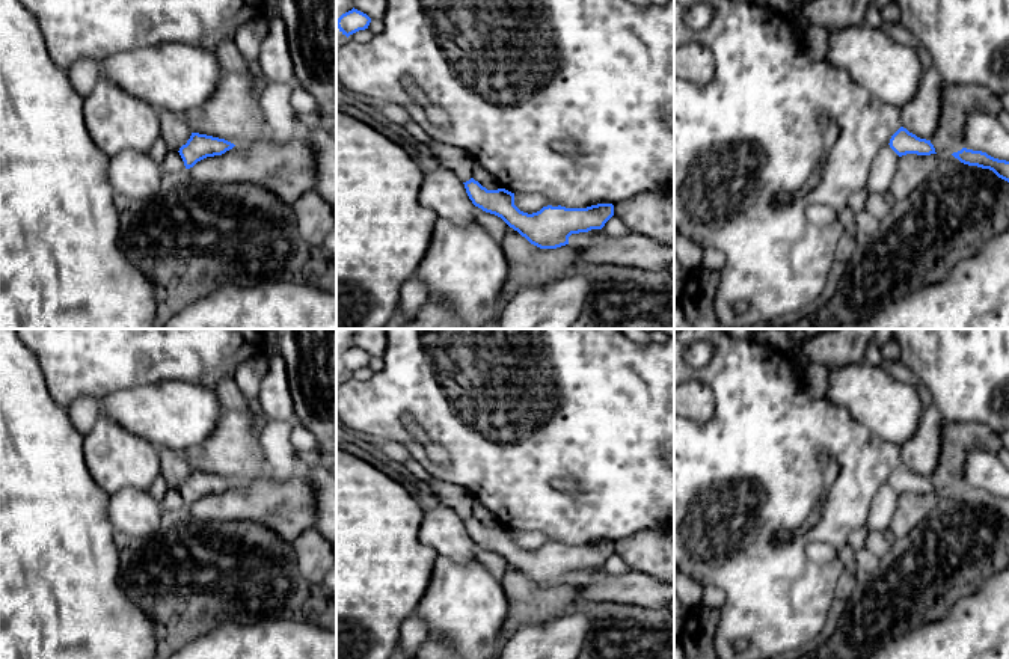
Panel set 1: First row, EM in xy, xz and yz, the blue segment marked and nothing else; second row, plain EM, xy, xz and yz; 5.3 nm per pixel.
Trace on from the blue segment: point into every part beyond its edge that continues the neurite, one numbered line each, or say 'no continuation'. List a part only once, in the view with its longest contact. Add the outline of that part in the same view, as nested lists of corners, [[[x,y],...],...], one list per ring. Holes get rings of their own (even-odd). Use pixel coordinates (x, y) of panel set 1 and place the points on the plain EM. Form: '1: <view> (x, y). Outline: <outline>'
no continuation

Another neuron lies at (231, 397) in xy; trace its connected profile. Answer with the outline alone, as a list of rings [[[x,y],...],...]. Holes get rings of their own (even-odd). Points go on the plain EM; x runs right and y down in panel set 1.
[[[234,377],[222,379],[216,386],[216,394],[222,403],[223,409],[237,409],[247,412],[253,421],[253,430],[261,434],[264,430],[264,421],[261,416],[255,415],[249,406],[247,398],[243,395],[237,386]]]

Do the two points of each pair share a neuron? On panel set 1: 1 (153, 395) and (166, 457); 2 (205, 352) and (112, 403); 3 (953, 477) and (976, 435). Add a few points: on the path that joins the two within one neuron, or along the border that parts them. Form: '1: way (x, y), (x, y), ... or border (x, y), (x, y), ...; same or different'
1: border (159, 448), (171, 448), (180, 454); different
2: border (180, 379), (134, 385), (110, 394); different
3: way (953, 466), (953, 456), (966, 444); same

